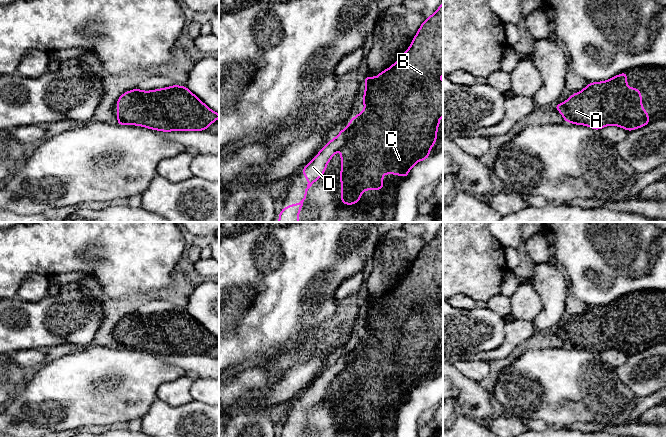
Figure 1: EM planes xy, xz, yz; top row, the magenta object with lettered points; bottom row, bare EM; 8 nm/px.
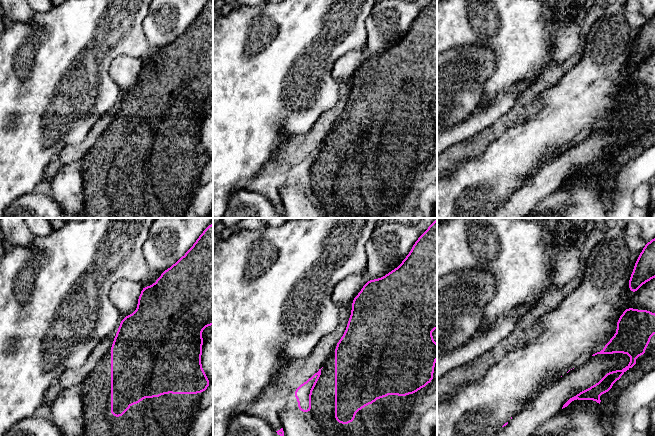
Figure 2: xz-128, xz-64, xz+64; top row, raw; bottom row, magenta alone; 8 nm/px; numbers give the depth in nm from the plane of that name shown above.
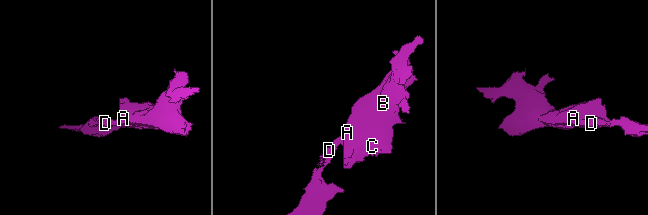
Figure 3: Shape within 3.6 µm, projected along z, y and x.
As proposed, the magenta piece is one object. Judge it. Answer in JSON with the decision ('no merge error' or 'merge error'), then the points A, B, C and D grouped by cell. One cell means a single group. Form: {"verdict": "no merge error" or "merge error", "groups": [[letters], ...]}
{"verdict": "merge error", "groups": [["A", "B", "C"], ["D"]]}

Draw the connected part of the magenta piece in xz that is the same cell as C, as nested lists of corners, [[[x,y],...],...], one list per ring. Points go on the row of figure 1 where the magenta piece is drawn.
[[[443,2],[422,23],[410,47],[388,69],[376,78],[365,76],[363,96],[365,111],[359,112],[348,123],[348,137],[341,147],[341,201],[345,205],[356,204],[364,190],[384,188],[383,174],[408,177],[410,169],[419,161],[430,157],[429,150],[437,139],[439,119],[443,116]]]

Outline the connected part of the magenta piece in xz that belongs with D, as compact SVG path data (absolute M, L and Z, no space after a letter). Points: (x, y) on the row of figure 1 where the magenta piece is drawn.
M343 128L341 132L334 139L330 140L314 157L314 159L301 170L308 180L304 198L297 204L289 205L286 208L283 208L280 211L278 222L299 222L298 215L303 206L303 202L306 199L308 189L317 179L323 176L328 162L337 150L343 146L347 137L348 129Z

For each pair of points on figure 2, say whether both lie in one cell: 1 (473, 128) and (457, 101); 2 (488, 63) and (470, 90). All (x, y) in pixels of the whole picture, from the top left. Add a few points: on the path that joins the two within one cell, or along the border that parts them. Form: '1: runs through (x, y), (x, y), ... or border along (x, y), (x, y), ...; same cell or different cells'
1: border along (474, 113), (447, 129); different cells
2: runs through (481, 70), (470, 83); same cell

